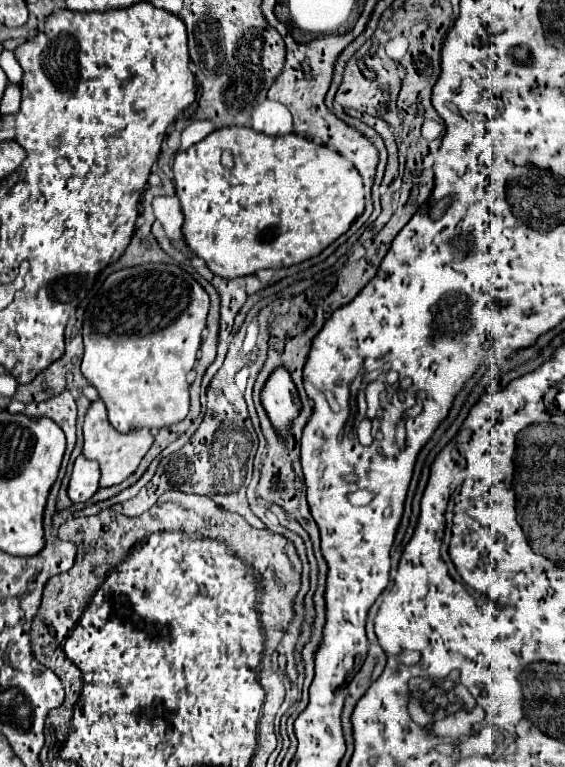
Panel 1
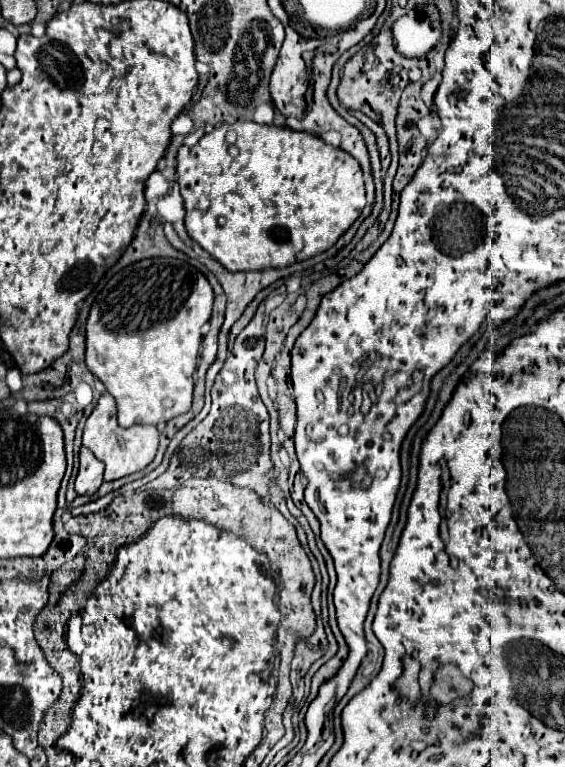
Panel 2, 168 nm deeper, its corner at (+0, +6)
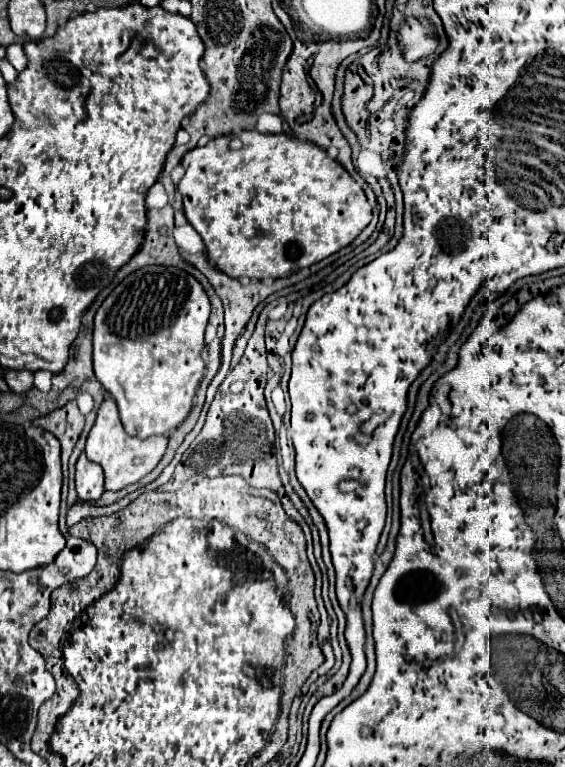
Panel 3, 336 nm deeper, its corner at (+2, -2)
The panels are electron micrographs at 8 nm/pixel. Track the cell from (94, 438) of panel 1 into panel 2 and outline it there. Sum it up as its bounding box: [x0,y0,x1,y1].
[84,392,158,482]

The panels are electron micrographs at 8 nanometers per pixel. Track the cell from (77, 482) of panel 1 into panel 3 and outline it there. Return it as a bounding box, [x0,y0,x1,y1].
[76,454,104,502]

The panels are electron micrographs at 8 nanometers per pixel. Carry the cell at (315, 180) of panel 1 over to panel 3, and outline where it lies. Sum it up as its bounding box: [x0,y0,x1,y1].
[178,130,372,280]

